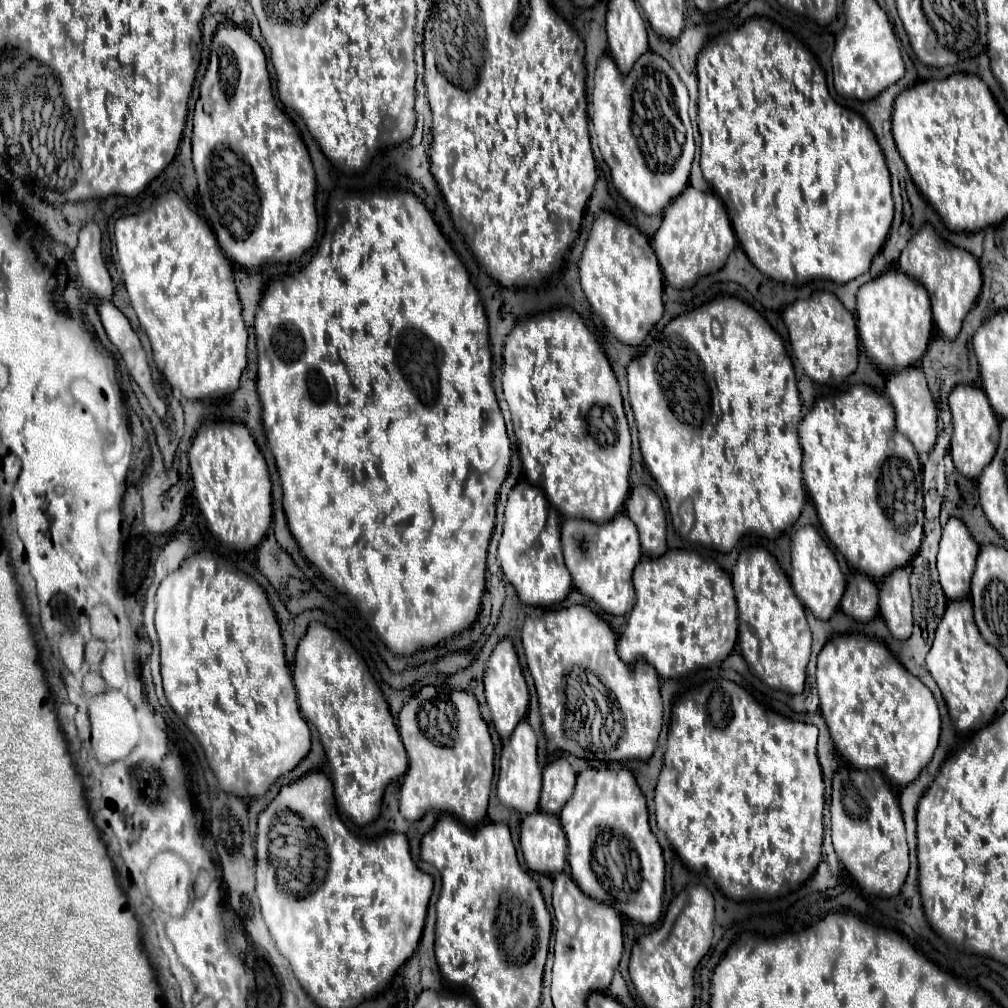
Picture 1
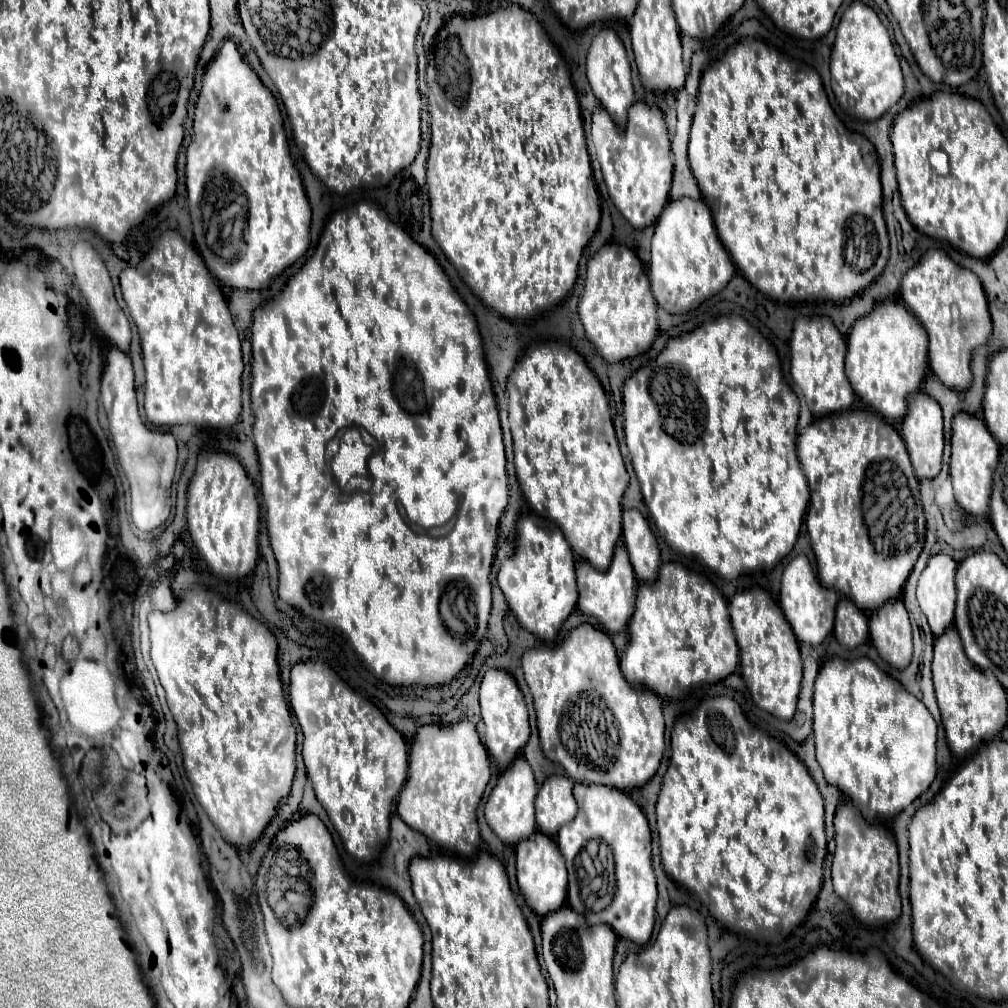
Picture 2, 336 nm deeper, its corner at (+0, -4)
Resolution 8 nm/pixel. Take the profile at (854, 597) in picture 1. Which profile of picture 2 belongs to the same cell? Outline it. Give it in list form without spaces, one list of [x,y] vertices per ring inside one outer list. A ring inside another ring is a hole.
[[[842,597],[836,609],[836,623],[834,623],[834,637],[844,647],[858,647],[868,639],[868,619],[866,615],[856,609],[856,605]]]

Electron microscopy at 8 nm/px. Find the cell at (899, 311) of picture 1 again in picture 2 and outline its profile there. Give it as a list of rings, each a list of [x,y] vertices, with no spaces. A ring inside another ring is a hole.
[[[882,301],[872,313],[854,321],[848,335],[846,375],[856,395],[886,419],[902,419],[906,397],[920,389],[928,367],[928,335],[900,301]]]

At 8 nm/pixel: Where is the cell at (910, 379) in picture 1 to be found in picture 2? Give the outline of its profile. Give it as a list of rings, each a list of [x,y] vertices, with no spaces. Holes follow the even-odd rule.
[[[916,391],[912,397],[908,397],[908,413],[902,421],[902,437],[906,441],[906,449],[910,453],[912,467],[916,471],[916,477],[922,479],[934,479],[940,473],[942,465],[942,453],[944,453],[944,433],[942,433],[942,409],[940,405],[928,397],[922,391]]]

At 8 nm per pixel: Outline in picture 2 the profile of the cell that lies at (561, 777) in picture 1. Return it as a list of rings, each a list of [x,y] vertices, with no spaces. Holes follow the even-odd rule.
[[[550,775],[536,797],[536,825],[544,835],[556,835],[562,825],[576,817],[576,801],[572,797],[574,783],[564,775]]]

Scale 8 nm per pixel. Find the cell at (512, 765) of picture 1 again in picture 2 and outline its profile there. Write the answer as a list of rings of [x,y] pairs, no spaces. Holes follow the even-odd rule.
[[[516,757],[516,761],[512,761],[512,765],[500,775],[498,785],[492,789],[488,803],[484,805],[486,821],[502,841],[518,843],[520,839],[526,839],[536,831],[536,823],[534,823],[536,793],[538,793],[538,785],[534,781],[528,761],[524,757]]]

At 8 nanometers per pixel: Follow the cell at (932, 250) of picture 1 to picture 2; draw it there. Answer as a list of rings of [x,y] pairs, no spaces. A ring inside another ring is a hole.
[[[930,249],[904,277],[900,297],[906,307],[918,317],[930,337],[930,369],[952,389],[968,389],[972,383],[970,357],[972,351],[988,341],[992,331],[986,293],[980,279],[960,265],[956,265],[944,251]]]

